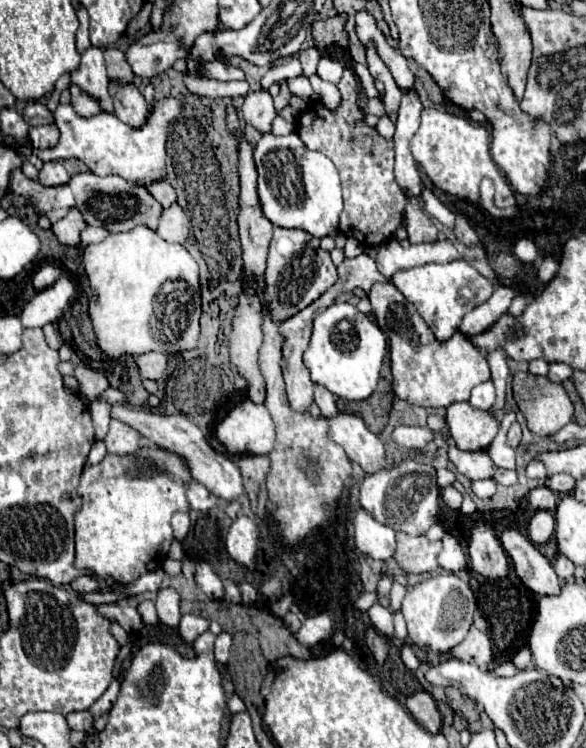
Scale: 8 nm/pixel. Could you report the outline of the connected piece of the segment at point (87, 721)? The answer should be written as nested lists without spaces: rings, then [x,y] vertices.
[[[85,710],[85,712],[75,712],[75,714],[71,712],[71,714],[67,716],[67,720],[69,720],[71,730],[91,732],[91,728],[93,728],[93,716],[91,716],[89,710]]]

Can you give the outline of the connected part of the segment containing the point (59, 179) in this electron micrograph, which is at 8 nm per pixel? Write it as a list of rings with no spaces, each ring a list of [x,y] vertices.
[[[45,162],[39,172],[39,182],[43,186],[61,186],[69,182],[69,174],[61,162]]]

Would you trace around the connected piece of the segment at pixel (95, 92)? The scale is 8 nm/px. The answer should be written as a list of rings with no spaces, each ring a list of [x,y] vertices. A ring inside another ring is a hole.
[[[91,46],[81,54],[81,64],[75,72],[71,72],[71,82],[95,100],[99,100],[103,112],[111,114],[111,94],[107,92],[109,78],[105,70],[103,52],[97,46]]]

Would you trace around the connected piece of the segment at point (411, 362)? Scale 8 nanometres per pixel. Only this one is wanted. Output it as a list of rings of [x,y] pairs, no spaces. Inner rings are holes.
[[[375,284],[369,290],[369,300],[379,328],[389,338],[393,392],[397,398],[429,408],[447,408],[453,402],[469,400],[471,388],[489,380],[489,364],[485,356],[473,346],[471,338],[455,332],[449,340],[439,342],[435,334],[419,316],[415,306],[391,284]]]

